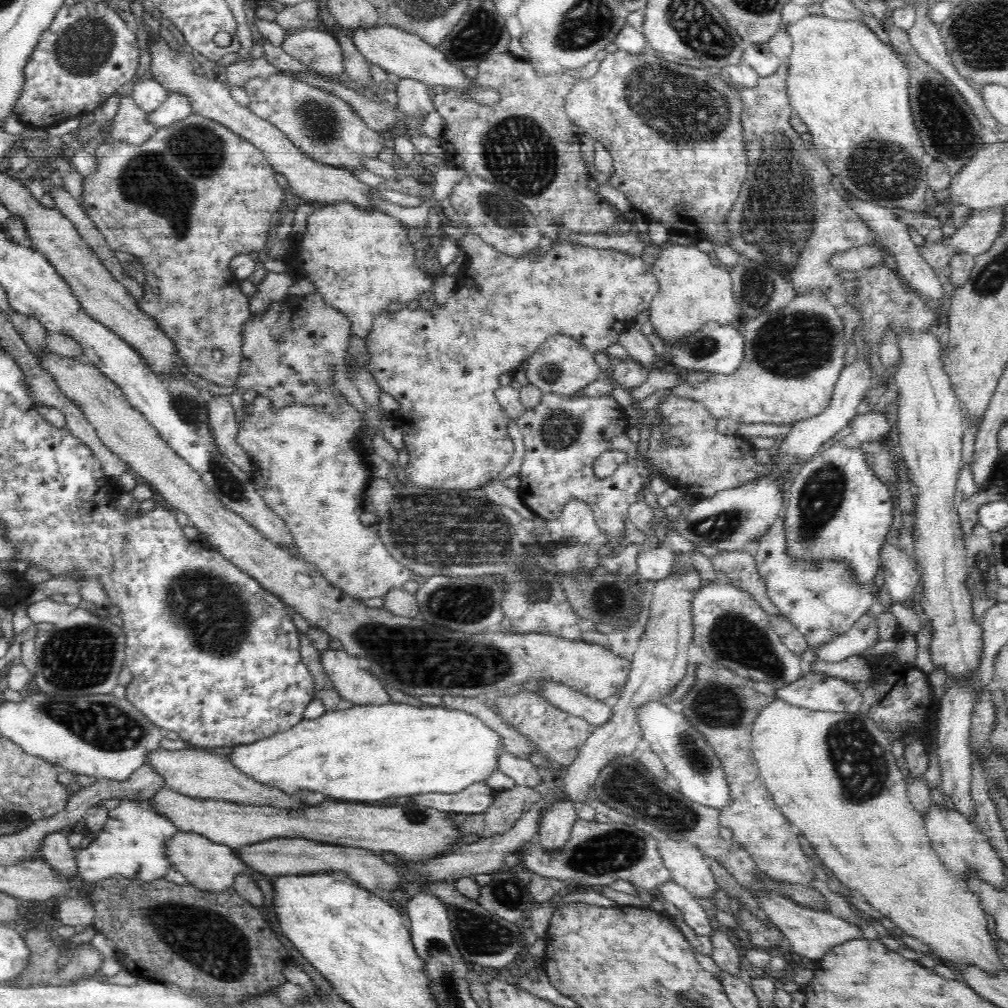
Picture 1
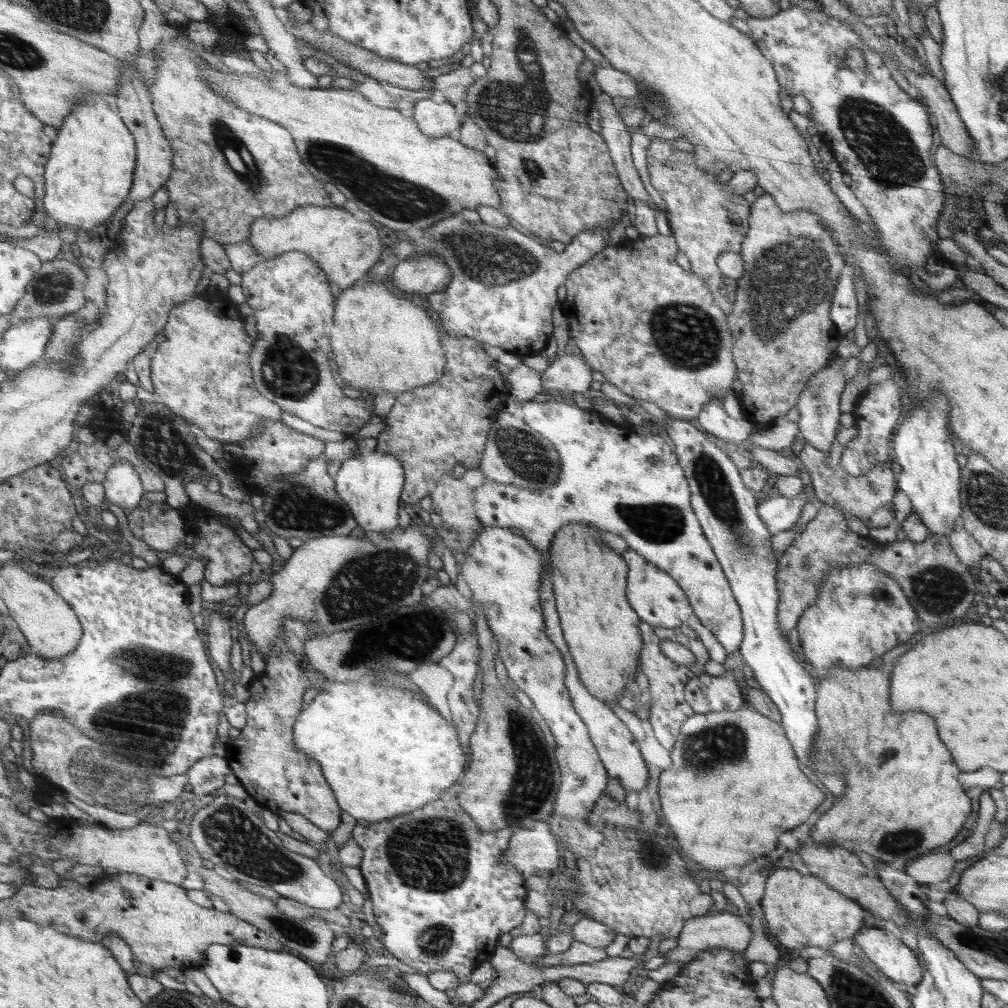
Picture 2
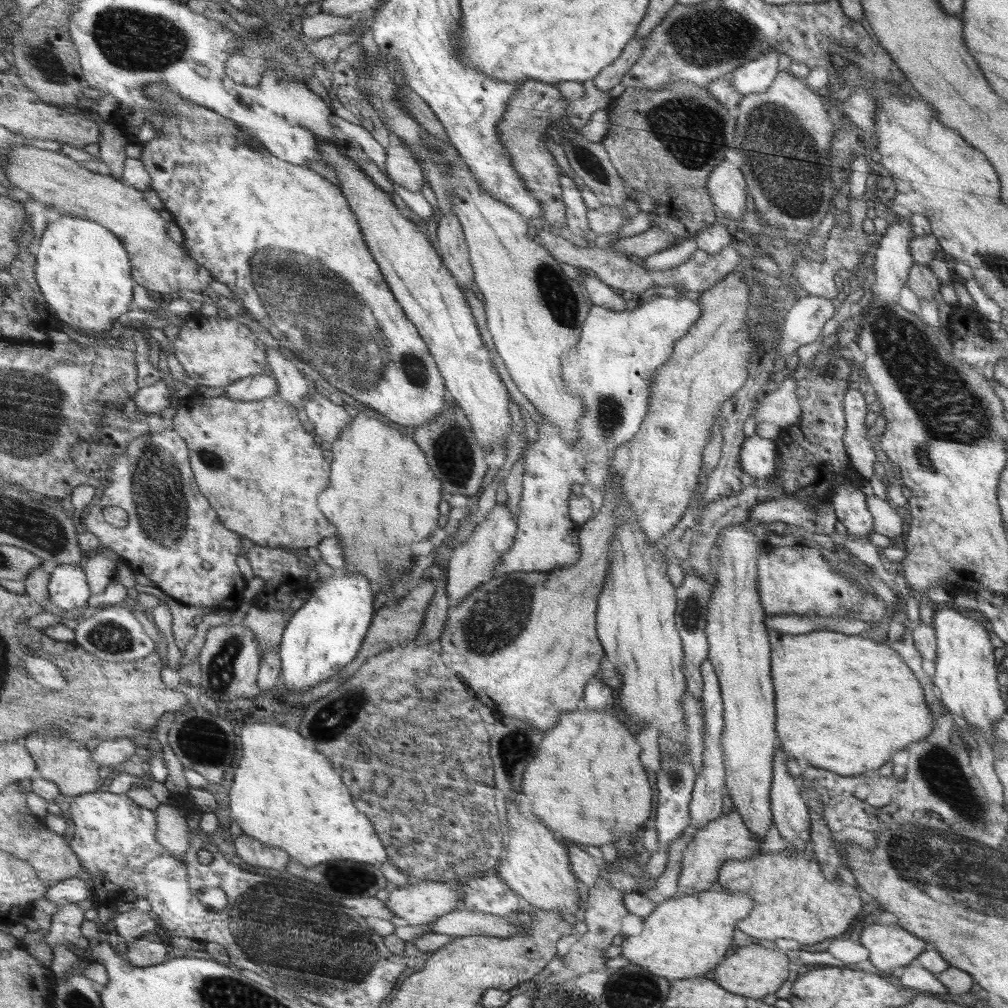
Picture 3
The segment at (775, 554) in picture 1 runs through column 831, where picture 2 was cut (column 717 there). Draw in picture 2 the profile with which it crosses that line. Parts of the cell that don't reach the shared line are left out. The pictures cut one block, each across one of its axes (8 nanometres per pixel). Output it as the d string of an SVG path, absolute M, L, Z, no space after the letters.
M565 400L526 401L520 404L519 415L526 425L545 437L557 449L561 460L560 479L552 483L552 487L540 491L517 488L496 481L489 481L474 488L470 503L480 524L519 529L522 537L532 542L533 548L538 549L538 552L549 552L554 536L568 523L588 523L601 531L616 534L628 544L629 549L641 553L650 563L674 577L689 597L689 603L698 620L716 633L718 642L725 646L727 652L732 654L740 650L744 638L741 605L737 603L728 577L716 558L712 546L704 537L699 520L694 514L689 481L680 462L673 456L674 448L670 439L656 429L651 436L640 436L633 428L613 425L598 411L587 412L578 406L571 406Z

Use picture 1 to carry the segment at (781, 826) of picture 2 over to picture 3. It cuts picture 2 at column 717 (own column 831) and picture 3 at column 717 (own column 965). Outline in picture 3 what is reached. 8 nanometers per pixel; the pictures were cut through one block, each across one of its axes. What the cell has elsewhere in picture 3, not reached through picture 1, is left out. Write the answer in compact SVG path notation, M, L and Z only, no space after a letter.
M718 884L699 894L668 898L644 919L641 934L625 937L621 955L630 963L670 981L708 976L708 970L724 961L736 922L746 919L754 908L752 895L729 892Z

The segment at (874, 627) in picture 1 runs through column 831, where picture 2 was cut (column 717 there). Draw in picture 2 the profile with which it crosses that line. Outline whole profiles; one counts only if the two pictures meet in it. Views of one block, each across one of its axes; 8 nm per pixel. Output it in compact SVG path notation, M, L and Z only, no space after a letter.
M632 549L624 550L621 555L629 563L628 599L637 611L638 616L641 616L644 622L655 627L685 627L689 629L704 642L709 651L710 660L724 663L727 655L725 646L718 642L716 633L713 630L706 628L701 620L698 620L692 605L689 603L689 597L686 596L685 591L674 580L674 577L671 577L665 570L658 568L657 565L650 563L641 553L637 553Z

